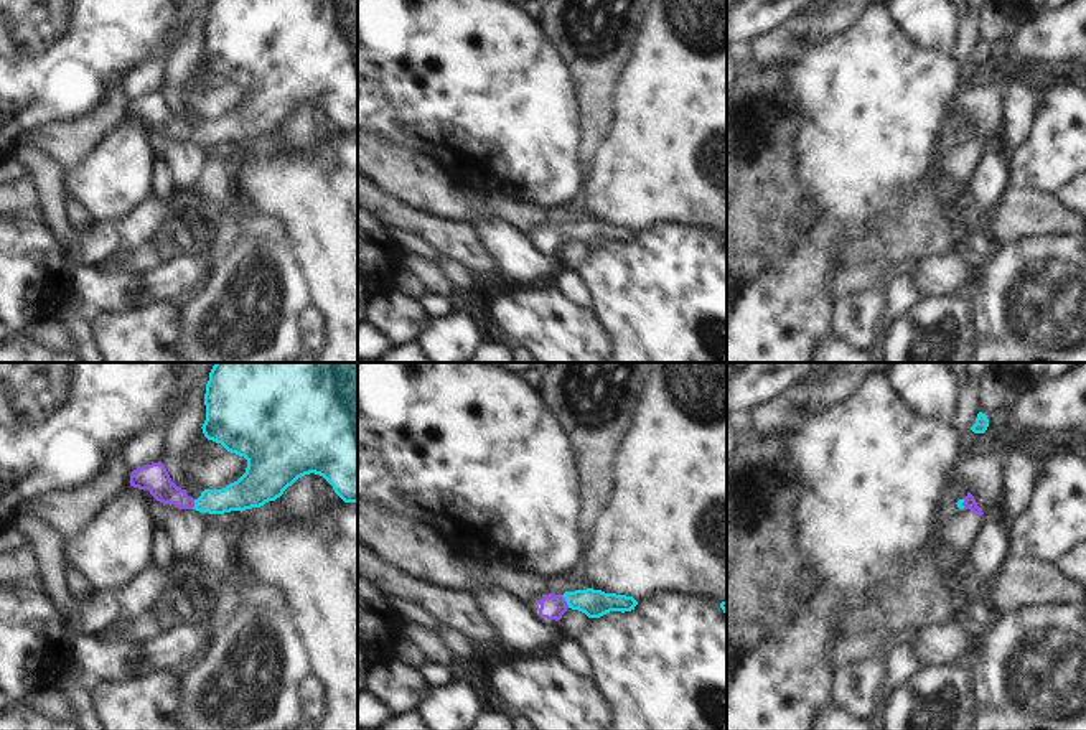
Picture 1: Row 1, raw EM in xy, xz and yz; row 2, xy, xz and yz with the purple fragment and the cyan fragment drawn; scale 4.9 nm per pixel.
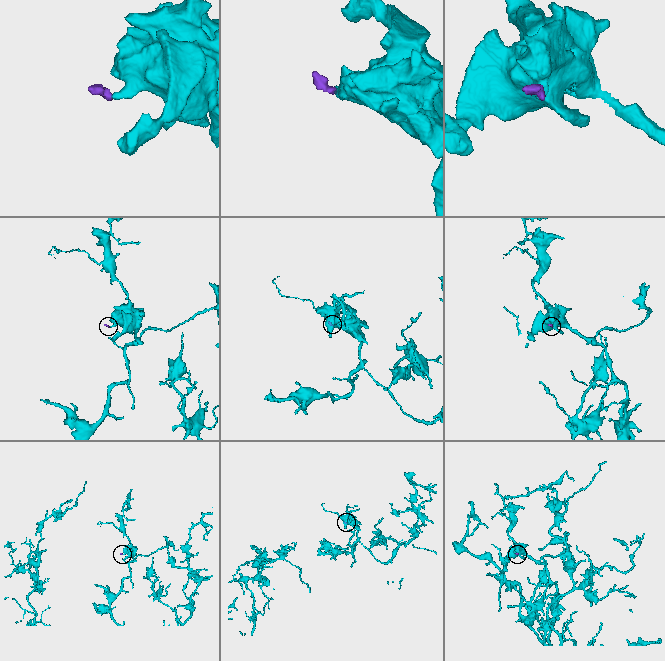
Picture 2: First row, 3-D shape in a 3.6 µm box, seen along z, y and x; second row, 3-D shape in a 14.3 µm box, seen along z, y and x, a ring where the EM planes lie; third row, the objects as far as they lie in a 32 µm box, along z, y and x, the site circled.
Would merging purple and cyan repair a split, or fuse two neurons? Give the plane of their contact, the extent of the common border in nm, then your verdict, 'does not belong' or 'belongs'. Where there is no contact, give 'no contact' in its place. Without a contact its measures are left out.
xz | 80 nm | belongs

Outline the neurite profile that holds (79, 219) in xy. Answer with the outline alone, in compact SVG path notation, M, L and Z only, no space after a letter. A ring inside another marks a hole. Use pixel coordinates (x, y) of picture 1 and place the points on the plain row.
M71 196L64 201L64 216L77 234L89 231L96 222L94 218Z

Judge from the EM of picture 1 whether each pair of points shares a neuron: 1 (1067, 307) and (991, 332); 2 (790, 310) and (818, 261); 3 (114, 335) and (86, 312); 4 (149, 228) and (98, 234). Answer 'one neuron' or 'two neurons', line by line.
1: one neuron
2: one neuron
3: two neurons
4: one neuron

